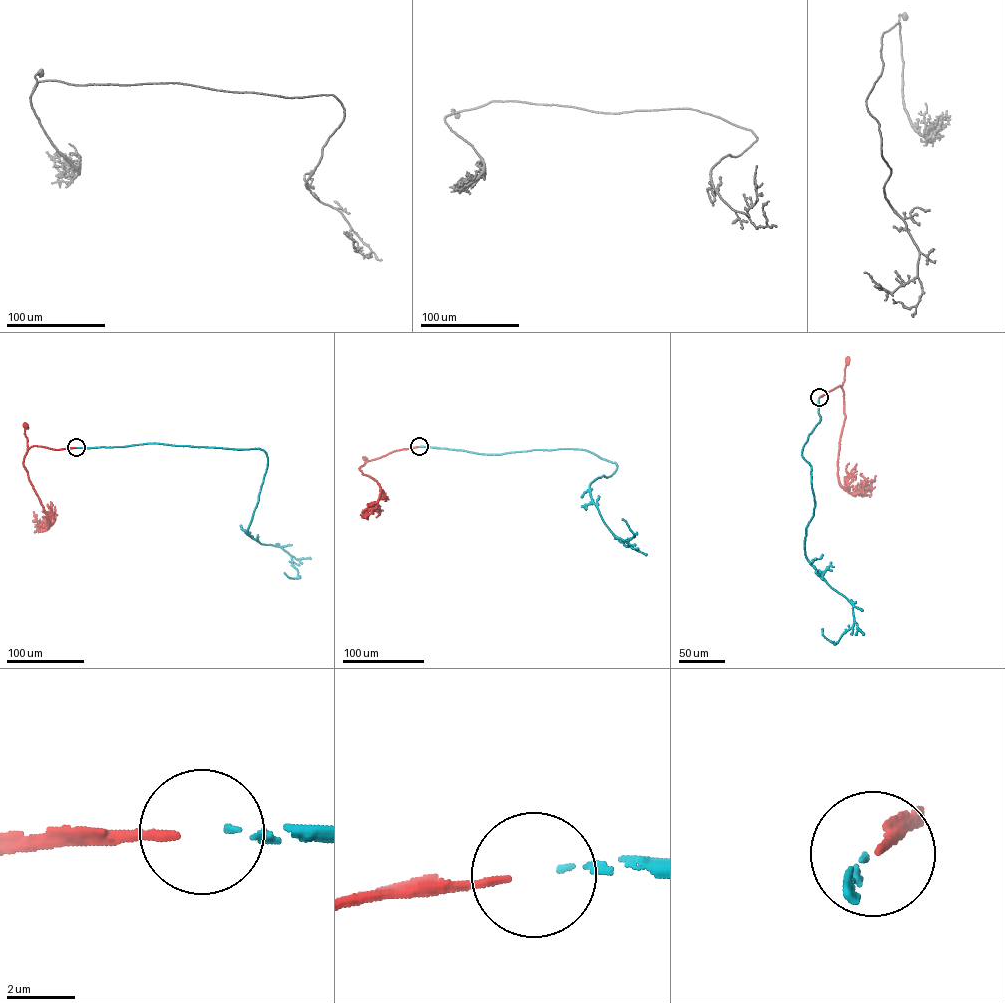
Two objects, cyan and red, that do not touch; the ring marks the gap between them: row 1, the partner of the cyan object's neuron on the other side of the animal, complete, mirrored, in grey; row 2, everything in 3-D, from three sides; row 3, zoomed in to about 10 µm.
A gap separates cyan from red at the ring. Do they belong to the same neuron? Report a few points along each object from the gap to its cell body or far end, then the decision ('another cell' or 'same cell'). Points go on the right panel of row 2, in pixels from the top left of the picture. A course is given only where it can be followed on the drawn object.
cyan via (819, 397), (820, 419), (801, 453), (815, 503), (805, 554), (850, 602), (854, 621), (834, 643), (822, 628) | red via (819, 397), (839, 385), (842, 389), (847, 360) | same cell

